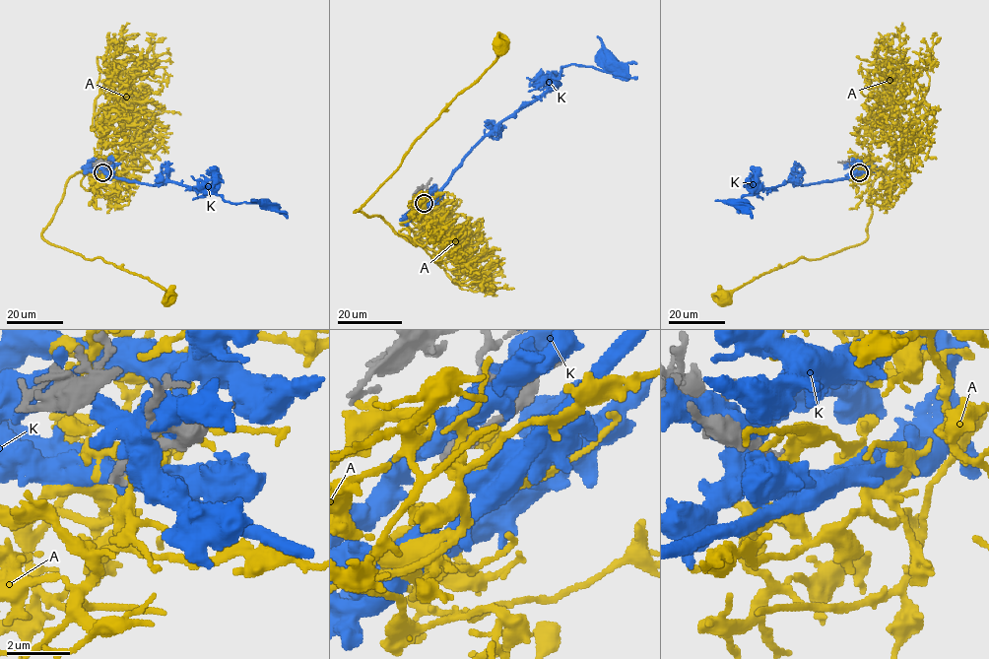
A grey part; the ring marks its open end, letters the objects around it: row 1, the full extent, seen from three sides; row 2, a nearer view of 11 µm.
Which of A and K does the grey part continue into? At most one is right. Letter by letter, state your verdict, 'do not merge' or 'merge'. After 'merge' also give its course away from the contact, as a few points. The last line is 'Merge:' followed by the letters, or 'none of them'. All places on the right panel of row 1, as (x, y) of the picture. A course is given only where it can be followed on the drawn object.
A: merge; course (860, 172), (881, 166), (890, 190), (896, 174), (873, 182), (867, 237), (798, 257), (723, 297)
K: do not merge
Merge: A

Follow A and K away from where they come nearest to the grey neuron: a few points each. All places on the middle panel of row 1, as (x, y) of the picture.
A: (424, 203), (400, 223), (410, 230), (398, 231), (416, 245), (382, 218), (355, 212), (501, 45)
K: (425, 203), (480, 140), (501, 121), (538, 99), (561, 67), (574, 64), (603, 70), (611, 64)

